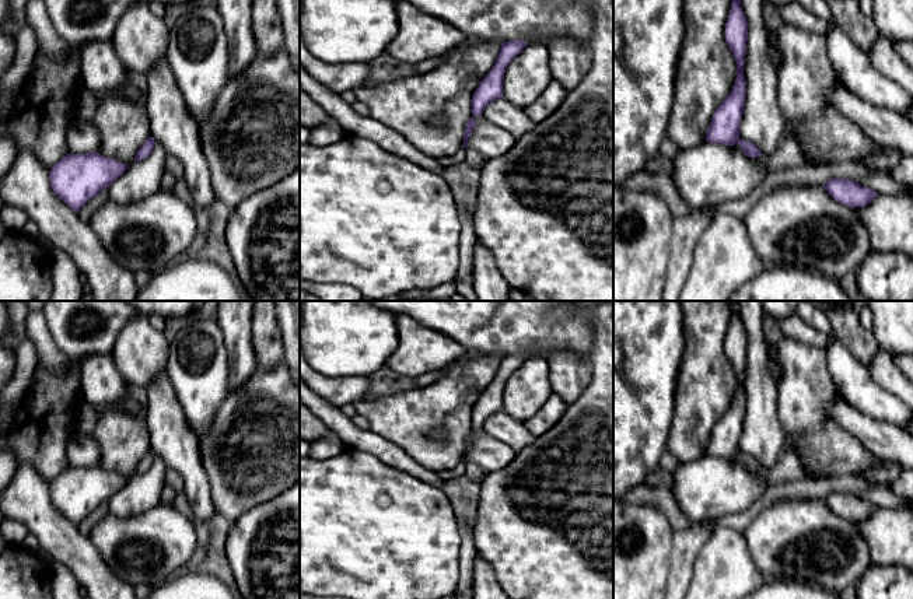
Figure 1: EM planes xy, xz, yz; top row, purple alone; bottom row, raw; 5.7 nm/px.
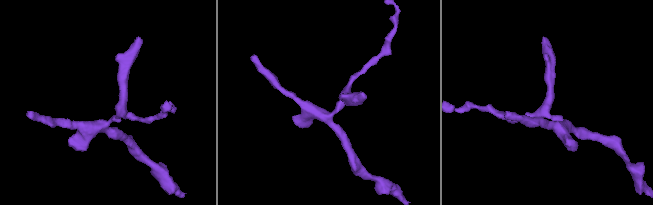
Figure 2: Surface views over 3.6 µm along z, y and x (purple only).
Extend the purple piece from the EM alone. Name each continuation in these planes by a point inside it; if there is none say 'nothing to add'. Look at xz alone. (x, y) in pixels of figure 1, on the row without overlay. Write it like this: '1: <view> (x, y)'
nothing to add

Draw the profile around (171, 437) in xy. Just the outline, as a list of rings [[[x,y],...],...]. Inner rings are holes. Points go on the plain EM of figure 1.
[[[167,368],[146,392],[151,451],[185,480],[183,494],[192,507],[195,522],[209,523],[217,509],[202,465],[199,441],[179,406]]]

